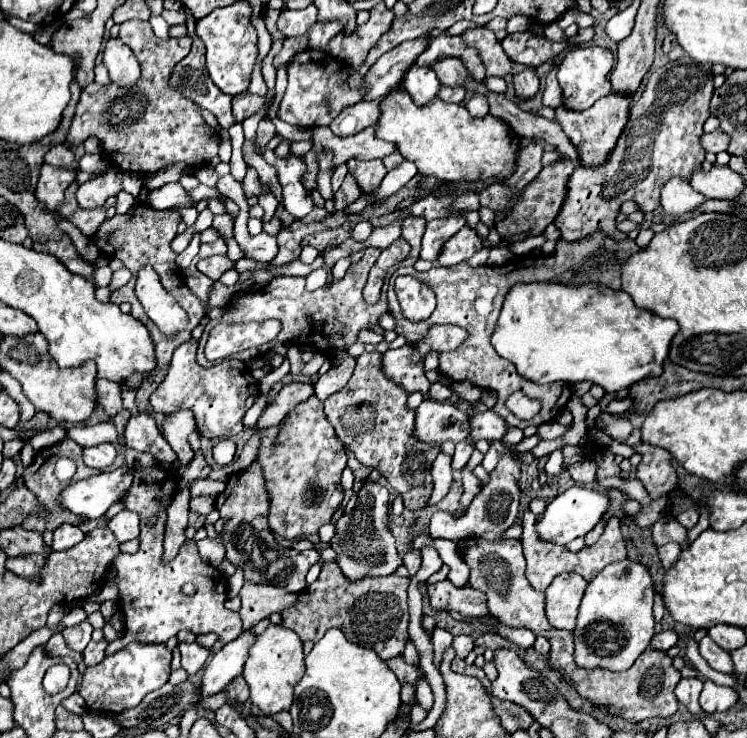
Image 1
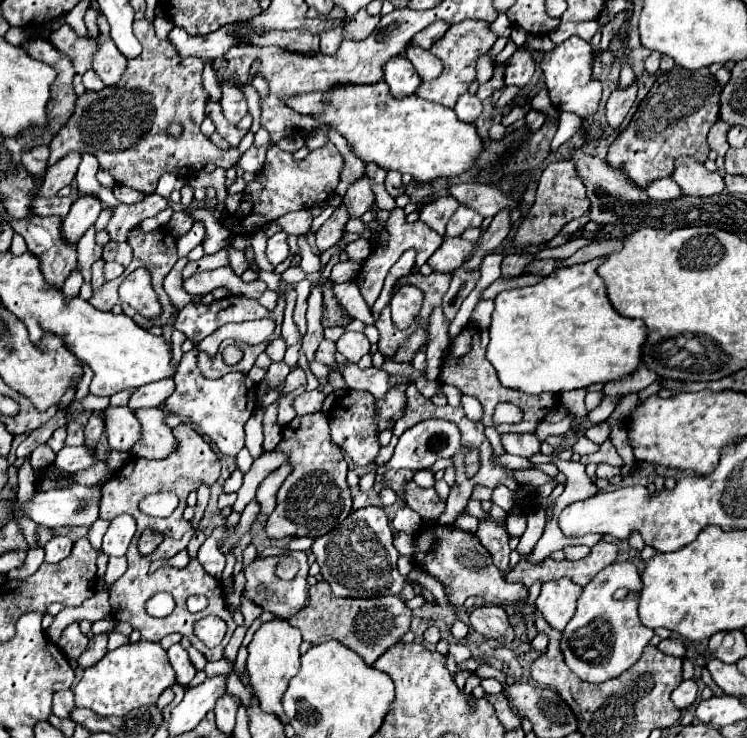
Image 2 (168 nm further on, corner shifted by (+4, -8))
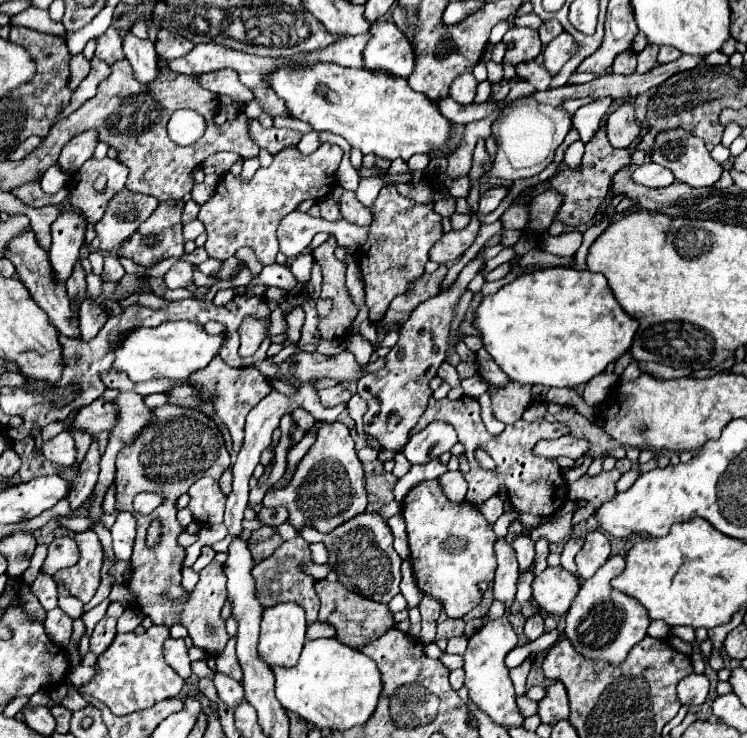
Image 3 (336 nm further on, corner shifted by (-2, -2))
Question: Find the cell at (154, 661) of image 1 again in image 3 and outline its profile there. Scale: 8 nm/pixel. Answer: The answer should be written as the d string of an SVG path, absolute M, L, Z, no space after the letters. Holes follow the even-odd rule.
M153 625L143 635L117 633L113 643L99 655L99 661L97 661L99 673L95 675L93 681L83 685L79 693L97 697L115 715L129 715L129 713L153 707L163 699L177 697L185 683L161 659L161 645L165 643L165 637L169 637L169 629L165 625L161 627Z

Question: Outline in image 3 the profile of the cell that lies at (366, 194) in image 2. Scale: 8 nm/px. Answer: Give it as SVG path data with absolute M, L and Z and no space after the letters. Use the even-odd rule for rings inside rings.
M345 191L339 199L339 209L341 209L341 217L349 223L355 223L359 227L369 227L373 221L371 211L357 201L355 191Z

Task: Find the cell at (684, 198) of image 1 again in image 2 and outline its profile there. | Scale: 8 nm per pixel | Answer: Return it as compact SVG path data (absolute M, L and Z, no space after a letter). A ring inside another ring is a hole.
M667 177L667 179L657 179L647 187L647 195L655 201L673 201L679 199L679 195L683 197L683 191L679 189L679 185Z

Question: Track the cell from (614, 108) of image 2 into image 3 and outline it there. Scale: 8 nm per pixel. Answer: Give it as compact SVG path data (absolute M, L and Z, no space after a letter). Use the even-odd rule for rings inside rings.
M621 105L613 115L607 119L607 137L613 147L629 147L639 139L639 125L635 123L633 105Z

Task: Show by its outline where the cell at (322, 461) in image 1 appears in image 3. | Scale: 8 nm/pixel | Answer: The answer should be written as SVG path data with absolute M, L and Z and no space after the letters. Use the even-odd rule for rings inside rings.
M317 423L319 433L315 445L297 465L291 481L279 489L269 489L263 507L287 507L293 527L311 525L319 533L331 533L335 527L363 513L367 507L363 463L357 457L353 437L343 423Z

